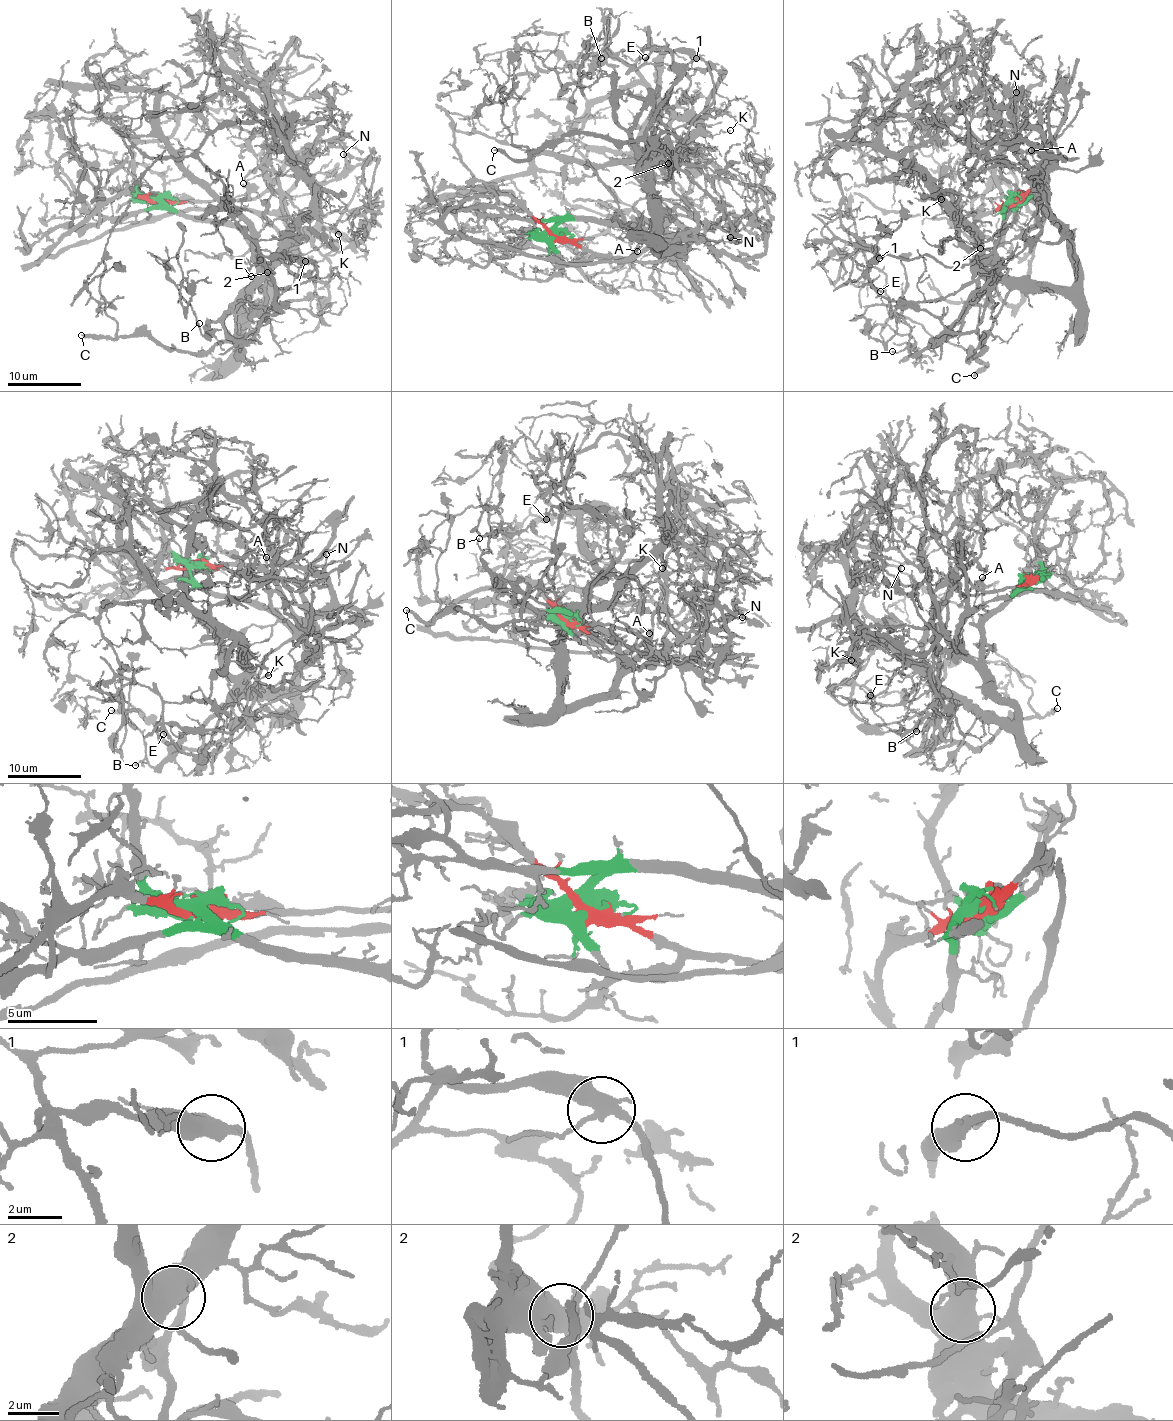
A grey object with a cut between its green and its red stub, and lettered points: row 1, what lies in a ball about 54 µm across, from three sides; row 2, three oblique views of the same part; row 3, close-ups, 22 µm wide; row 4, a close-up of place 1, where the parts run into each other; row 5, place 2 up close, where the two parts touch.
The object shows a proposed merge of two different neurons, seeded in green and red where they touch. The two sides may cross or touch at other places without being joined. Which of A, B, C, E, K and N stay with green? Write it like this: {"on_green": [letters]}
{"on_green": ["B", "K"]}

